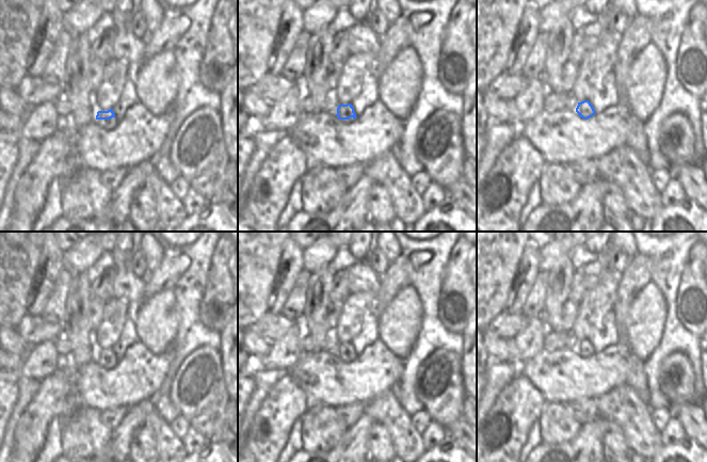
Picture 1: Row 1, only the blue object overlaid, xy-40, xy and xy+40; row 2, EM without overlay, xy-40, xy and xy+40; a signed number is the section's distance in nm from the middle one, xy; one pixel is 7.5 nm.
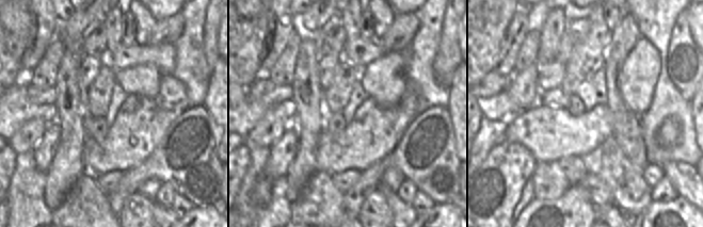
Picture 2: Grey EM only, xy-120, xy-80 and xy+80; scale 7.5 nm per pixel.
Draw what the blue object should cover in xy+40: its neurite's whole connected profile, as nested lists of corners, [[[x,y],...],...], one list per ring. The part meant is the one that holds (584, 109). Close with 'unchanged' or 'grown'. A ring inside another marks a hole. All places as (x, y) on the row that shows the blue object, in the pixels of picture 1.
[[[548,92],[544,97],[544,111],[551,113],[562,109],[576,111],[583,120],[588,120],[595,114],[595,110],[589,100],[578,102],[572,94]]]; grown

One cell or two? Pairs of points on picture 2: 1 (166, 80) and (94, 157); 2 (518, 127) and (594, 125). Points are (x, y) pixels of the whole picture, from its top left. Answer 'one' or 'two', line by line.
1: one
2: one

